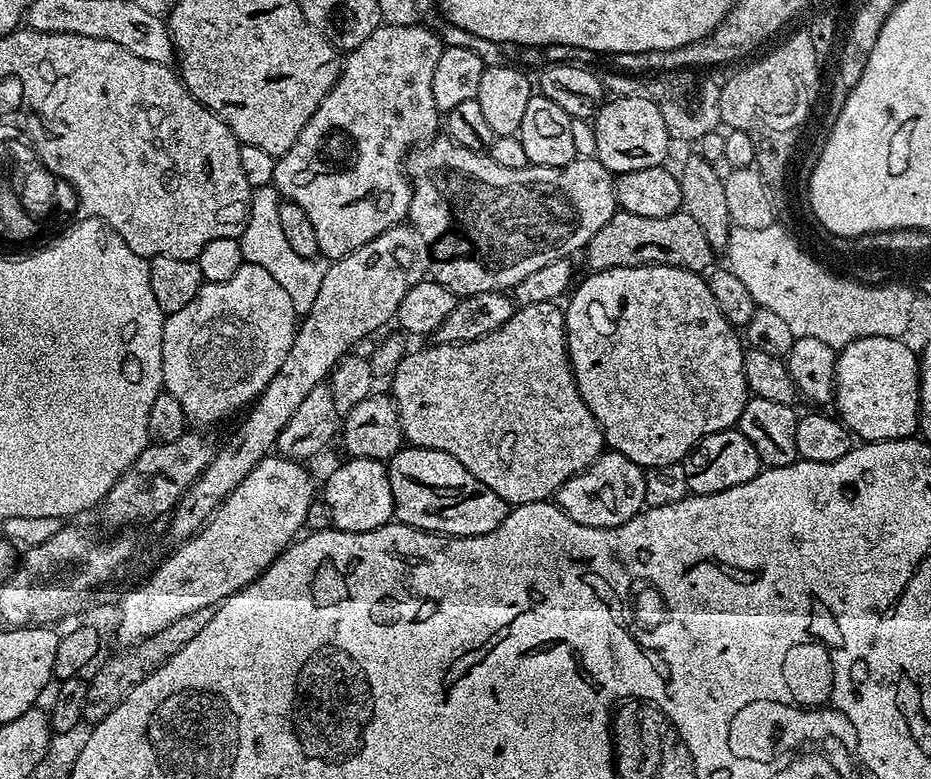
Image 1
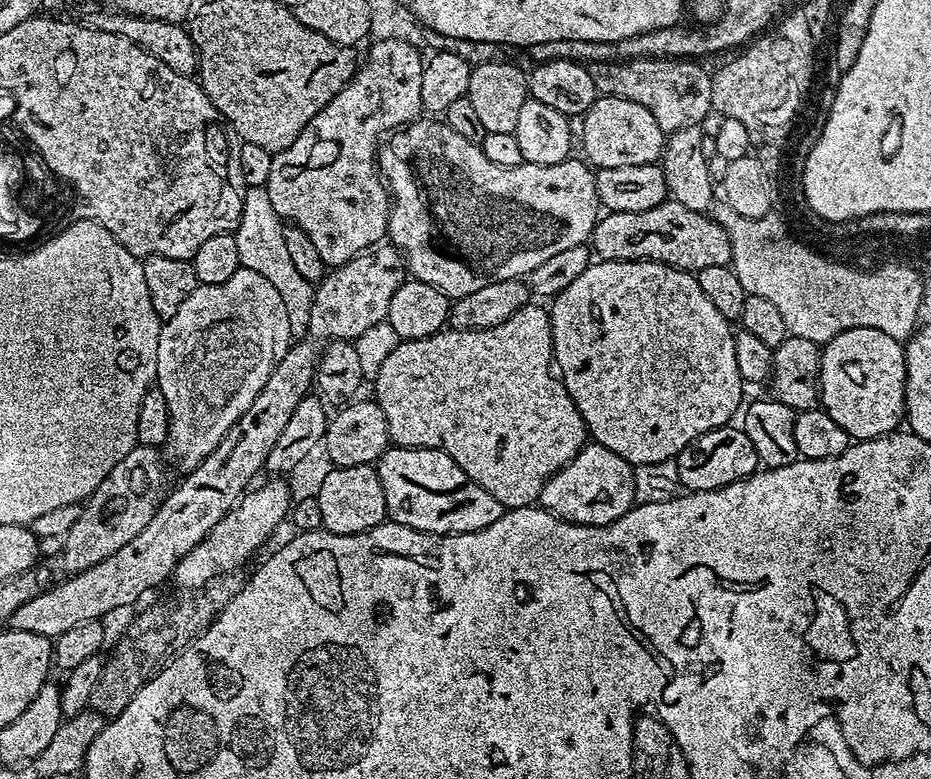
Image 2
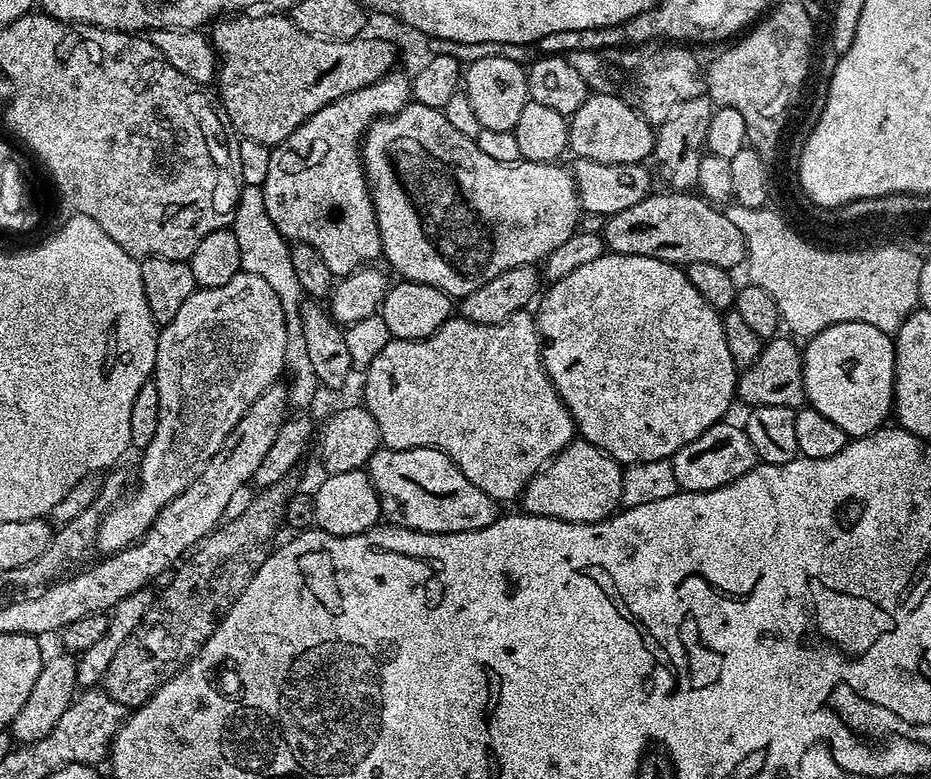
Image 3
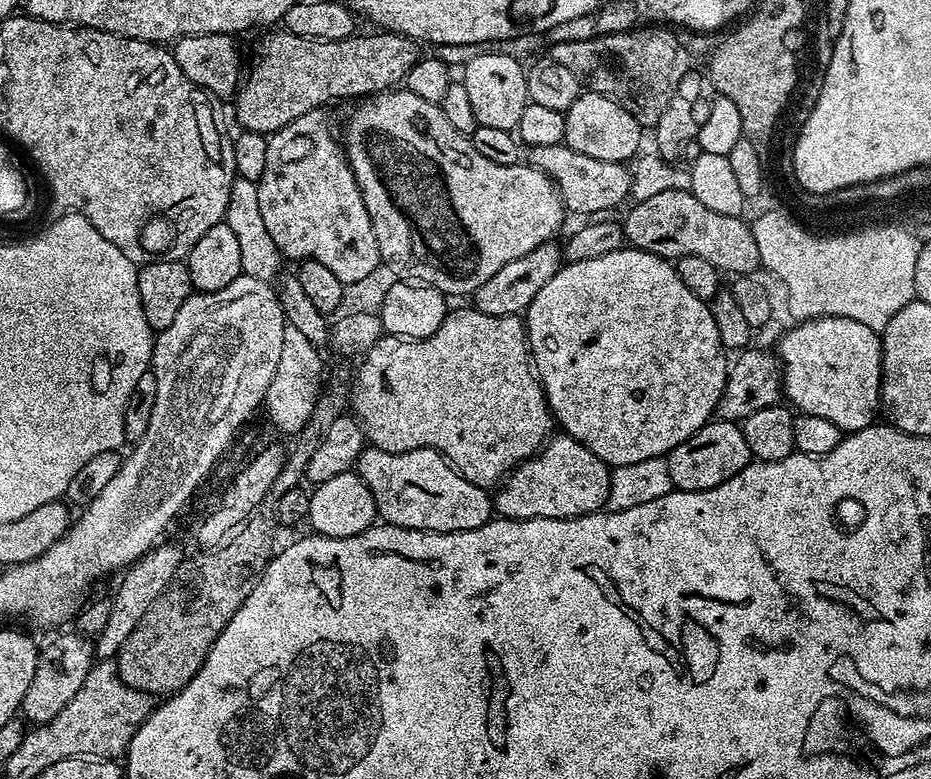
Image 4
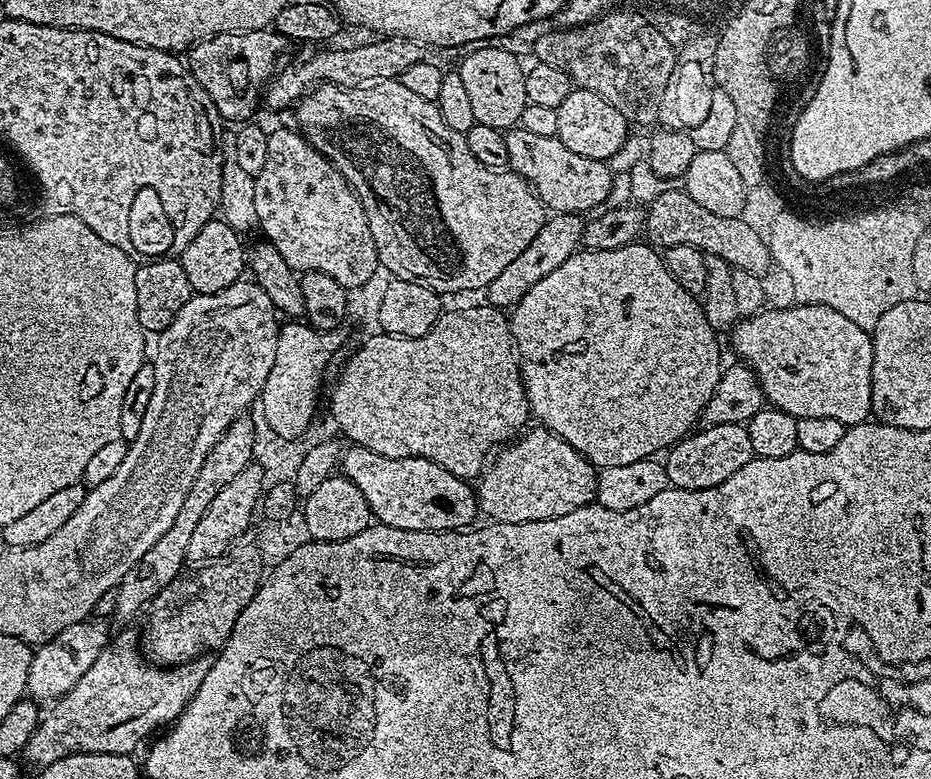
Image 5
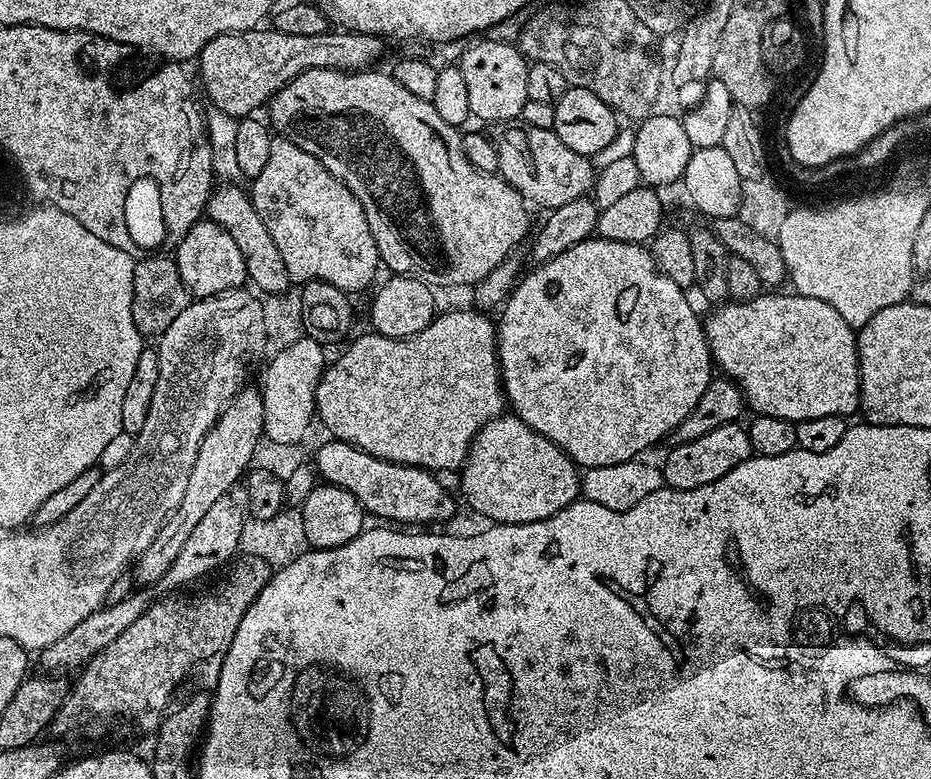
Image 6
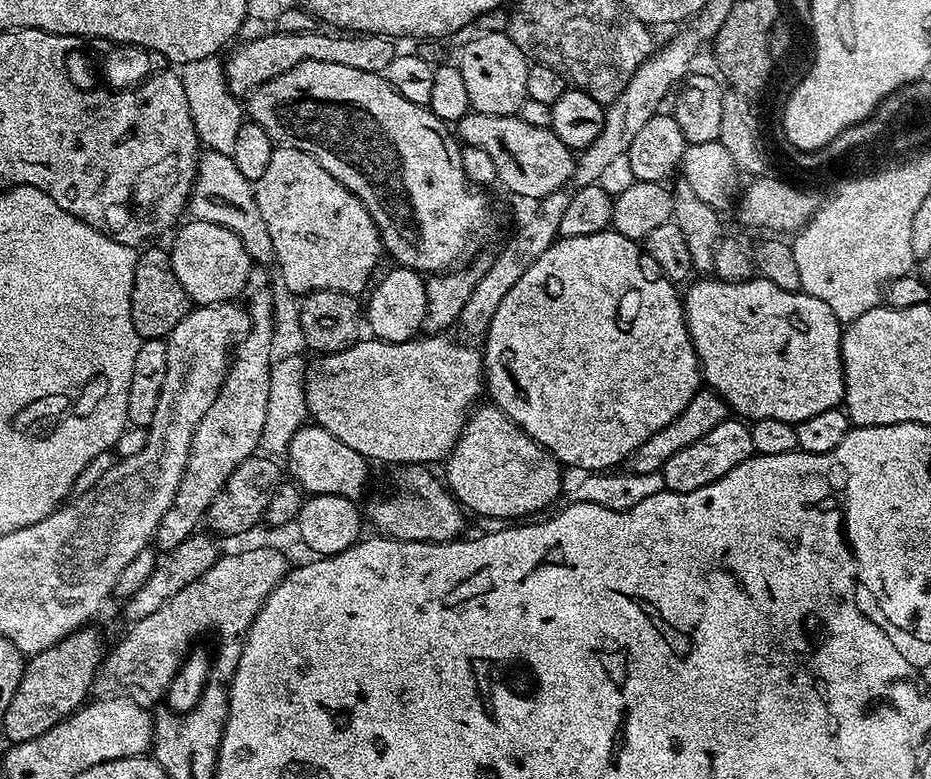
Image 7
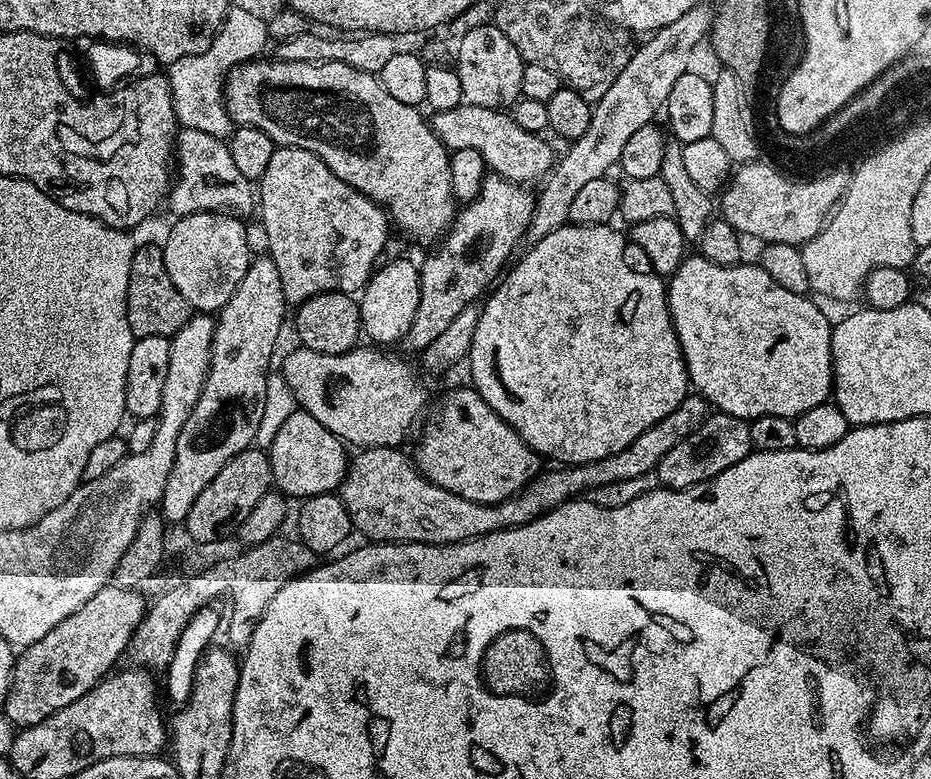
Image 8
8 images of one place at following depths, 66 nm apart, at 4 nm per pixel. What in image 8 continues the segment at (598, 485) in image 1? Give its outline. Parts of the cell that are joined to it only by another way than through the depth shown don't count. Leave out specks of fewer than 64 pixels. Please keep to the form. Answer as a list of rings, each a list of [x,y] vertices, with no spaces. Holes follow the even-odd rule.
[[[471,386],[450,389],[433,410],[432,417],[426,420],[423,421],[424,429],[423,424],[419,429],[420,441],[416,444],[414,463],[427,480],[434,482],[434,486],[442,486],[442,490],[450,490],[450,494],[458,494],[479,504],[497,504],[511,496],[519,496],[537,475],[538,457],[535,450],[528,448],[520,435],[505,420],[498,418],[490,406],[486,406],[484,399]]]

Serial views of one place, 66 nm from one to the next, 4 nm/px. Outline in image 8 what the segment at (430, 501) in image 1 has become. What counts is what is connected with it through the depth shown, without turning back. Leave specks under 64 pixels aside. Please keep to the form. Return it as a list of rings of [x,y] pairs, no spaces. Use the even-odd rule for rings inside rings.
[[[295,410],[290,414],[266,451],[272,483],[289,498],[321,496],[323,492],[335,493],[348,473],[350,452],[344,441],[326,430],[318,418],[303,410]]]

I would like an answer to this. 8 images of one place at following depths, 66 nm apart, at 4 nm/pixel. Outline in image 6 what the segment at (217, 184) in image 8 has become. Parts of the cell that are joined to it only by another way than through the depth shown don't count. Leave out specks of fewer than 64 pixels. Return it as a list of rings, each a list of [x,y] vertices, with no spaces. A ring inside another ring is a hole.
[[[224,182],[213,191],[208,198],[207,219],[221,224],[238,242],[238,250],[242,250],[242,258],[248,263],[248,280],[256,283],[264,294],[283,293],[289,291],[290,281],[286,262],[282,262],[282,254],[270,238],[270,230],[266,230],[266,222],[258,218],[258,210],[252,205],[251,195],[244,192],[232,182]]]

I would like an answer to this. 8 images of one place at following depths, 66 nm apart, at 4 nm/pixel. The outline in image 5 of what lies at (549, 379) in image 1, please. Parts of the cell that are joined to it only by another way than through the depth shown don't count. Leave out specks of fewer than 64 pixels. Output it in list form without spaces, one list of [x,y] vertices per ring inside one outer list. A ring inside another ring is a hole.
[[[481,302],[477,308],[456,308],[453,312],[441,311],[436,324],[429,332],[418,338],[387,334],[369,338],[369,341],[346,362],[345,369],[342,370],[336,384],[331,385],[330,392],[332,392],[330,416],[336,421],[337,429],[340,432],[344,431],[345,441],[348,439],[352,444],[366,446],[366,450],[374,450],[374,454],[382,454],[382,458],[414,458],[415,456],[426,458],[450,470],[450,474],[469,482],[475,481],[483,473],[486,461],[497,451],[498,446],[517,439],[530,424],[528,394],[524,389],[524,380],[520,376],[520,362],[516,354],[516,341],[512,338],[509,317],[501,309],[494,308],[487,302]]]

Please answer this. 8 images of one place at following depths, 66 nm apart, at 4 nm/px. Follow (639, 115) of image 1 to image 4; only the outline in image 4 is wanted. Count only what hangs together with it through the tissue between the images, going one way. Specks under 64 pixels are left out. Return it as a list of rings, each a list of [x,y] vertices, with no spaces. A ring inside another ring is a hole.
[[[581,91],[580,97],[568,108],[564,115],[563,143],[587,154],[589,158],[602,158],[602,162],[628,162],[641,151],[640,132],[642,126],[618,102],[597,92]]]

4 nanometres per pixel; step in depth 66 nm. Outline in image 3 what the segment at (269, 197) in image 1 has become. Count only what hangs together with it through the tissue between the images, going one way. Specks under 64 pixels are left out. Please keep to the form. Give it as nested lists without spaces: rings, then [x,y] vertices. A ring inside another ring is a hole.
[[[241,187],[230,230],[234,238],[238,238],[241,269],[250,274],[258,274],[258,278],[263,278],[269,284],[270,290],[278,294],[286,318],[286,329],[296,328],[296,336],[300,336],[302,331],[300,306],[306,297],[302,286],[298,284],[298,278],[294,278],[294,262],[290,262],[292,250],[289,241],[284,239],[284,235],[277,230],[274,222],[270,222],[270,214],[266,214],[263,188]]]

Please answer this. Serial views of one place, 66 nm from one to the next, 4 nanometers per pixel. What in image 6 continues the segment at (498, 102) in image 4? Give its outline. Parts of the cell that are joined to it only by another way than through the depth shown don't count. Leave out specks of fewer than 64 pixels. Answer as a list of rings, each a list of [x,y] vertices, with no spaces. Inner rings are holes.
[[[477,39],[465,47],[458,60],[462,78],[466,78],[466,90],[470,94],[470,110],[478,121],[512,122],[521,115],[524,103],[529,100],[526,90],[526,74],[529,61],[515,43]]]

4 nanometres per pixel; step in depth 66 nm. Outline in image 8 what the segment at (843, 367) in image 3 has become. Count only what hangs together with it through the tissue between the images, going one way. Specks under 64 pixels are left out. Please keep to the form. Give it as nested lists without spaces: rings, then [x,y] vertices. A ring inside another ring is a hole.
[[[699,254],[685,255],[678,270],[667,277],[668,309],[672,315],[672,325],[678,334],[680,349],[684,355],[684,363],[688,365],[688,379],[695,395],[707,400],[717,413],[733,416],[739,420],[753,421],[763,416],[786,416],[795,418],[806,414],[813,406],[829,403],[832,395],[832,329],[833,321],[807,295],[799,296],[790,290],[782,290],[770,274],[760,267],[759,263],[741,262],[739,264],[715,264]]]

